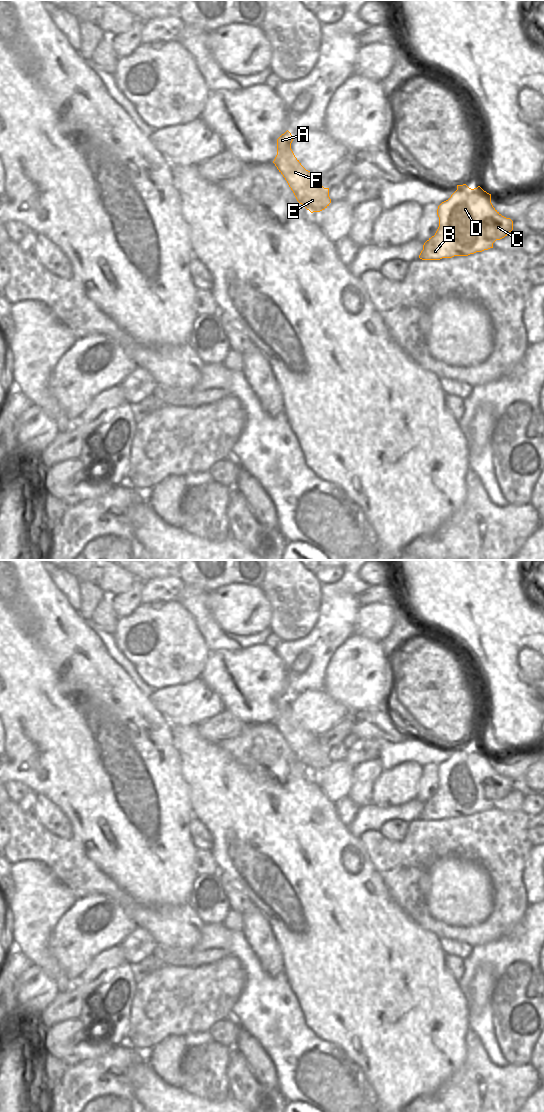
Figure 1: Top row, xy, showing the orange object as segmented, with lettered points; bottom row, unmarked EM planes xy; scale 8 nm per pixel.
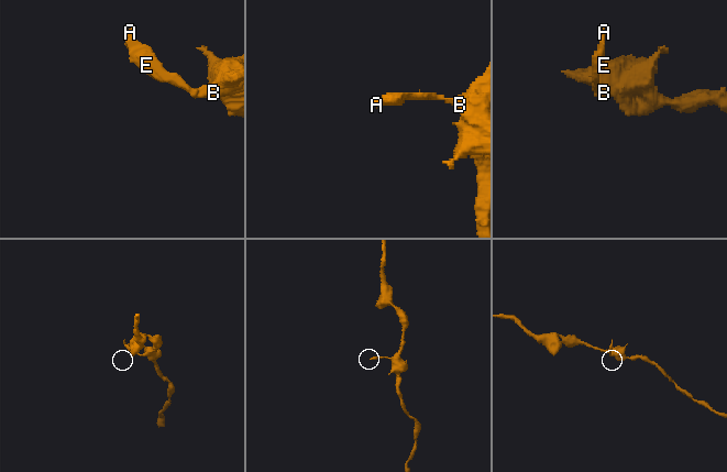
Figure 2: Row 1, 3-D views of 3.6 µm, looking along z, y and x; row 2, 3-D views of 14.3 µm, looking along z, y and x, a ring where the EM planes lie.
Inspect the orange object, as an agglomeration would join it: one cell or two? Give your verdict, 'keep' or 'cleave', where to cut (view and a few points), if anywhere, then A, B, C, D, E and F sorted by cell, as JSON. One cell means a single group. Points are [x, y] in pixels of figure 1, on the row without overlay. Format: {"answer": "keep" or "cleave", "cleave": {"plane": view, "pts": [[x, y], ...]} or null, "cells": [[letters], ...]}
{"answer": "cleave", "cleave": {"plane": "xy", "pts": [[423, 809], [426, 811], [427, 819]]}, "cells": [["A", "E", "F"], ["B", "C", "D"]]}

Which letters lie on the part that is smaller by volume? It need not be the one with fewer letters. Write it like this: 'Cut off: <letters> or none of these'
Cut off: A, E, F

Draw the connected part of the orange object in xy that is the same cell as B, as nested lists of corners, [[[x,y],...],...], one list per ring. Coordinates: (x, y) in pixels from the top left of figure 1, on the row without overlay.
[[[466,744],[457,745],[451,757],[437,769],[439,787],[434,796],[423,805],[427,820],[440,820],[454,816],[468,816],[493,808],[493,803],[513,790],[513,781],[502,776],[491,763],[491,754],[480,746],[471,749]]]

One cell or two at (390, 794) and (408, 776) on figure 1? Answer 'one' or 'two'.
one

